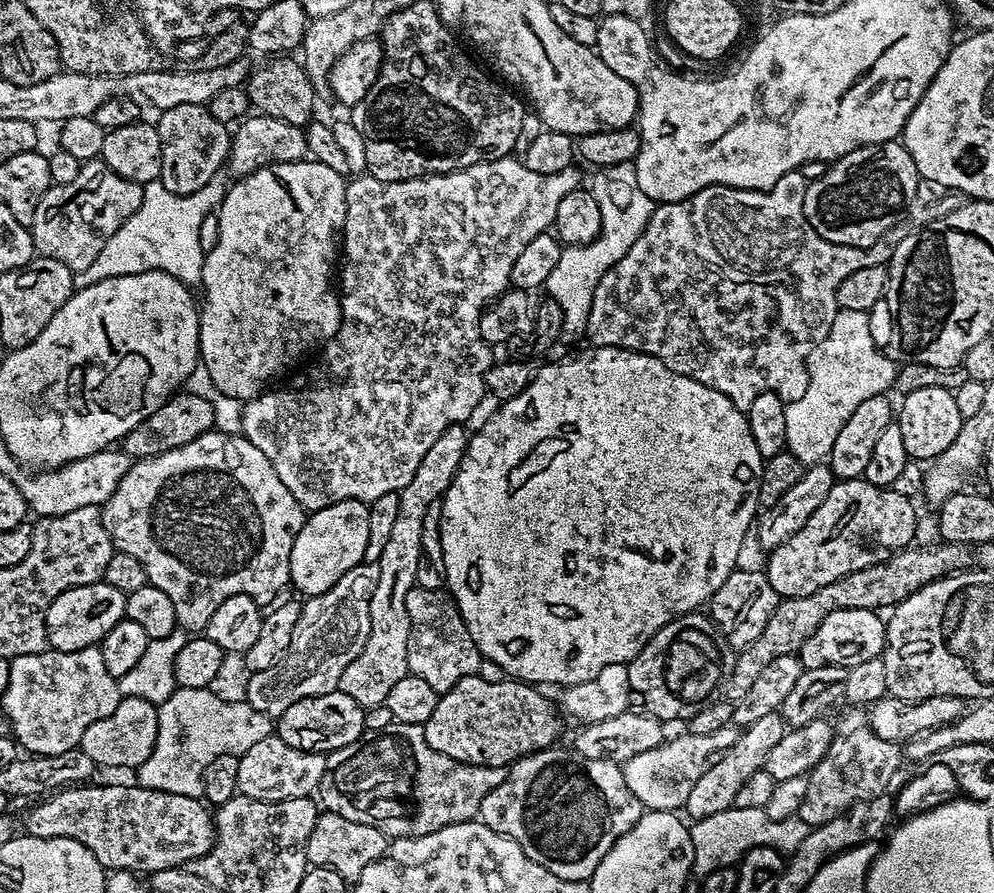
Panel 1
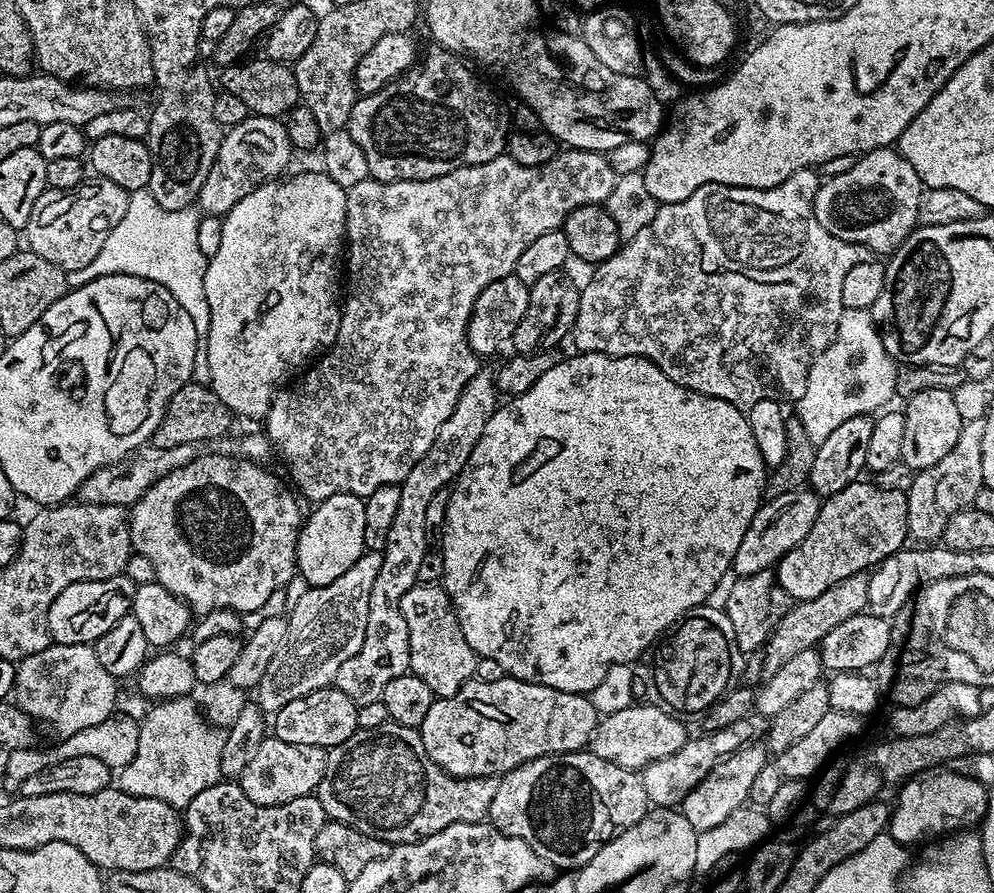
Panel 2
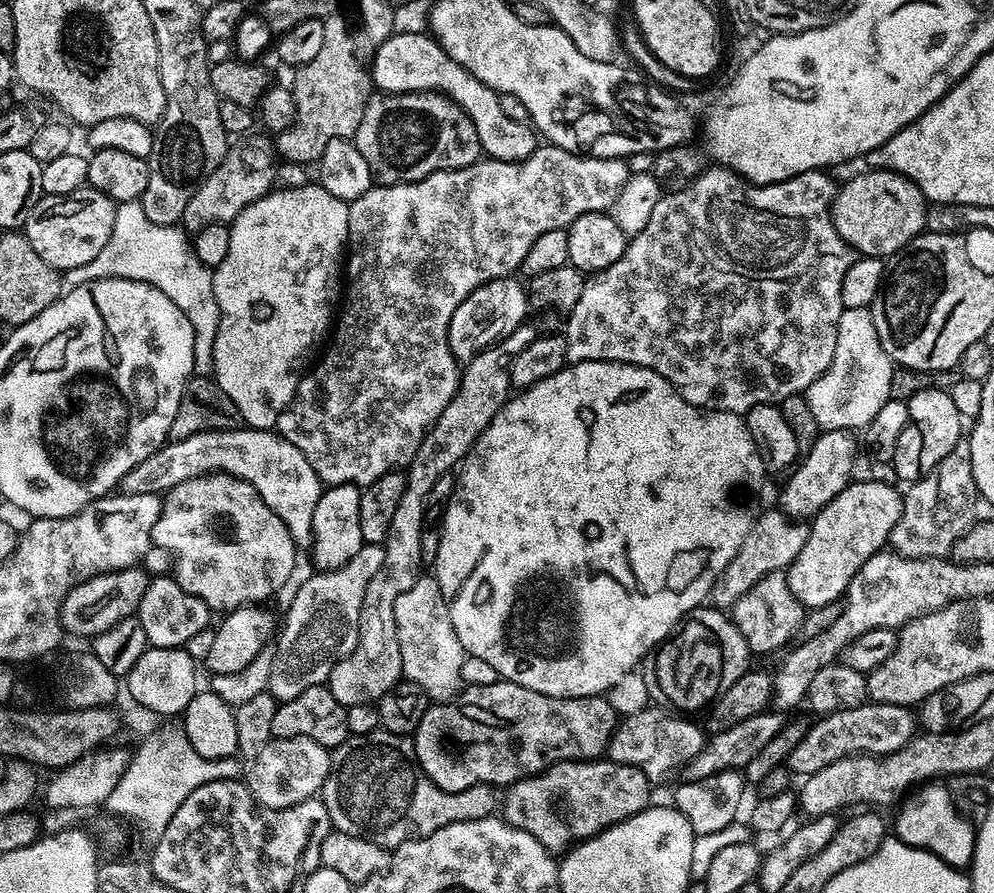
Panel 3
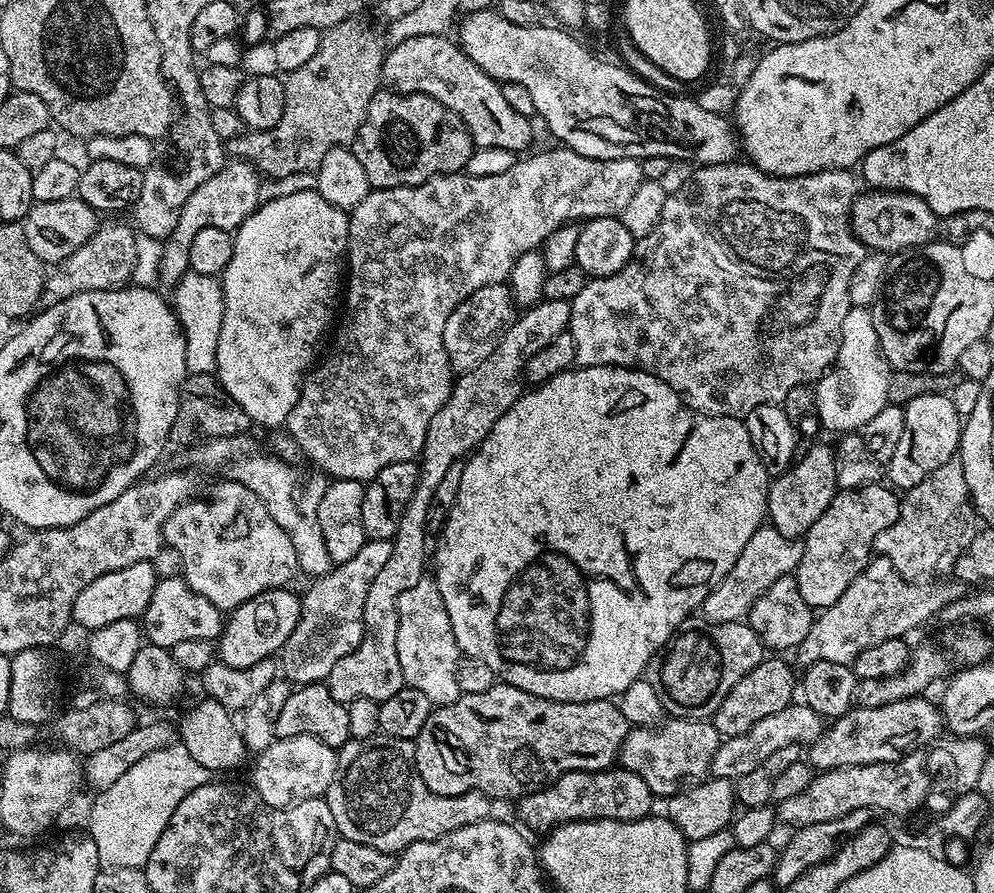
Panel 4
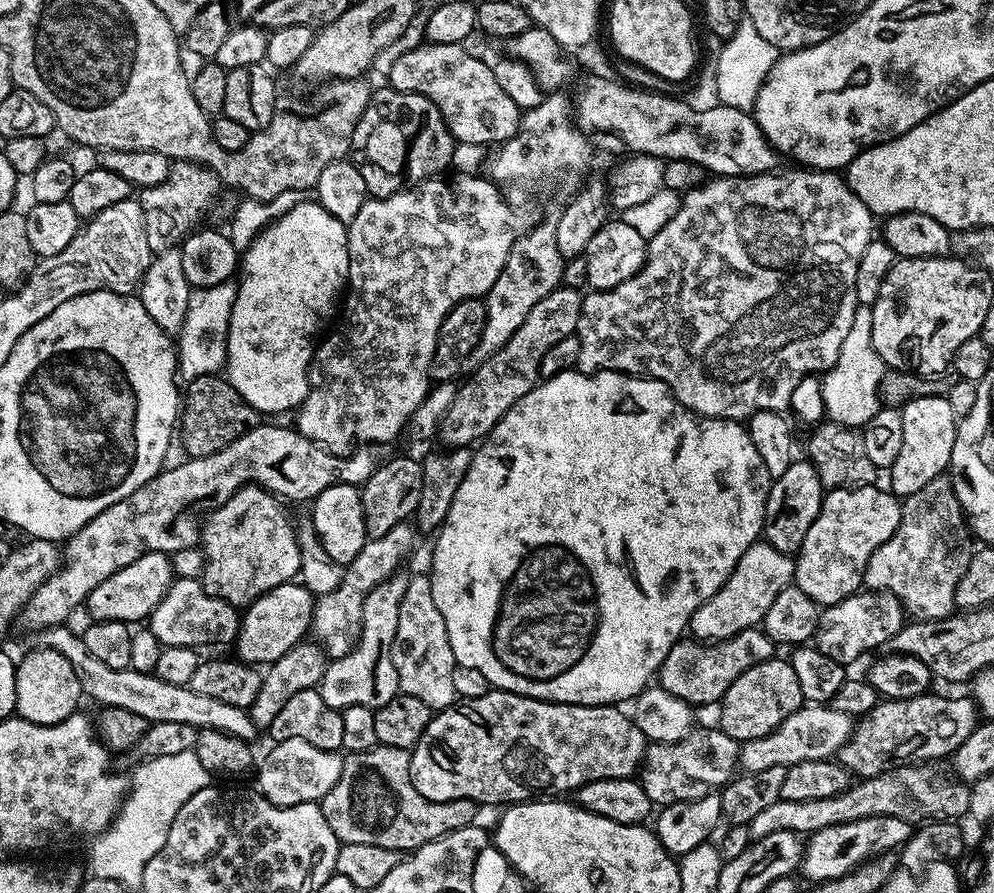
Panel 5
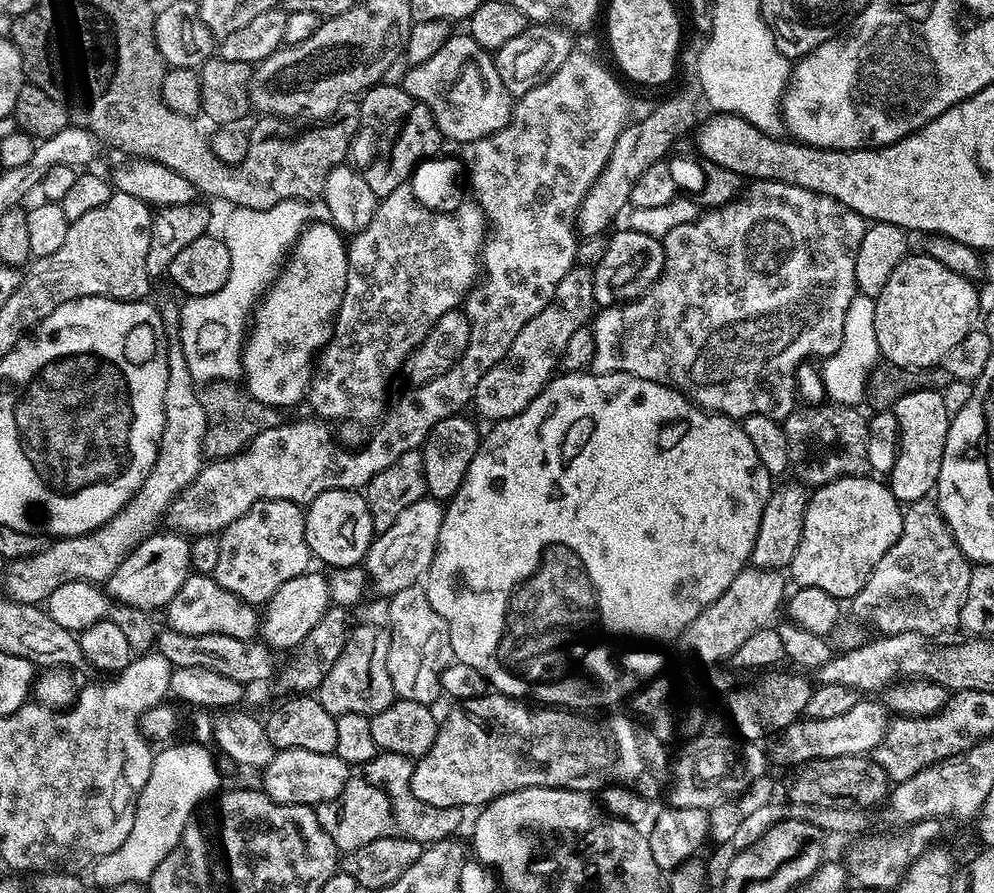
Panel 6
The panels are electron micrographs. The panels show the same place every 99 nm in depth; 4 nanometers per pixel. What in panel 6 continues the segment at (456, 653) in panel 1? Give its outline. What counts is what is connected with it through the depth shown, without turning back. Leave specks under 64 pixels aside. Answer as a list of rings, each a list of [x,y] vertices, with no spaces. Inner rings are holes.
[[[420,582],[406,586],[406,590],[398,590],[387,604],[390,654],[386,654],[386,670],[390,670],[392,691],[402,700],[435,705],[435,700],[442,696],[442,670],[454,662],[446,618],[442,618],[442,614],[430,606],[430,598]]]

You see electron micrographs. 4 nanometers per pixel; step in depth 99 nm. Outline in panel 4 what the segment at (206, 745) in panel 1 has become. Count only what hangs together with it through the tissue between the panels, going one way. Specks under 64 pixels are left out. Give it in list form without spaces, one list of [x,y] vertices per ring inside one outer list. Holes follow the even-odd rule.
[[[181,742],[166,746],[162,750],[154,750],[154,754],[146,754],[146,758],[134,762],[134,766],[130,766],[130,770],[126,770],[126,774],[122,774],[122,778],[114,782],[114,786],[110,786],[95,797],[97,800],[93,802],[92,809],[88,812],[86,832],[92,837],[94,846],[98,846],[101,865],[105,869],[116,867],[143,869],[150,858],[150,850],[154,850],[158,838],[162,838],[162,830],[166,830],[170,814],[174,814],[178,802],[182,802],[186,794],[198,790],[198,786],[209,783],[209,780],[209,770],[205,766],[200,766]]]

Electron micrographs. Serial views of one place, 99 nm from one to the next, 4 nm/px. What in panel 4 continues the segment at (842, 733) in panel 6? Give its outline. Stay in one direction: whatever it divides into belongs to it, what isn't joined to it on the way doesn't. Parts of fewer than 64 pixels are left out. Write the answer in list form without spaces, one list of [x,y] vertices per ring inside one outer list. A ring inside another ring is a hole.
[[[793,702],[776,714],[762,718],[760,722],[755,722],[750,730],[738,734],[736,737],[721,739],[718,750],[712,759],[711,775],[717,780],[730,780],[735,782],[742,778],[742,774],[751,774],[758,765],[766,762],[770,754],[775,754],[782,750],[782,746],[794,746],[799,744],[807,746],[819,738],[824,733],[826,727],[825,717],[820,716],[810,706],[803,702]]]

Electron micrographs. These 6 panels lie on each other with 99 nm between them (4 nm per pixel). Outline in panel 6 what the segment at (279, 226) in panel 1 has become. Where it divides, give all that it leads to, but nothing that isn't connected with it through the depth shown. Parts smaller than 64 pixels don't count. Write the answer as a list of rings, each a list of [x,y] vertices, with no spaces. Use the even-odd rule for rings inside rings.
[[[331,222],[309,223],[297,236],[286,263],[279,269],[250,316],[250,331],[242,353],[242,380],[246,391],[258,398],[258,402],[287,410],[307,397],[308,385],[312,383],[314,375],[314,361],[336,326],[336,315],[340,313],[347,277],[348,244],[340,229]]]

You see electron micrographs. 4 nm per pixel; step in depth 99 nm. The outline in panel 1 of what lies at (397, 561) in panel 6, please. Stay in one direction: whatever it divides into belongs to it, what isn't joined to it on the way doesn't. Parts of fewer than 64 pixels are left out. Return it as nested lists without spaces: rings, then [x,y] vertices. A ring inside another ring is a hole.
[[[379,564],[354,566],[330,590],[303,601],[298,626],[288,653],[270,670],[251,673],[247,701],[254,710],[273,718],[282,714],[286,706],[294,706],[302,698],[314,698],[339,689],[342,670],[362,654],[370,634],[370,598],[378,582]]]

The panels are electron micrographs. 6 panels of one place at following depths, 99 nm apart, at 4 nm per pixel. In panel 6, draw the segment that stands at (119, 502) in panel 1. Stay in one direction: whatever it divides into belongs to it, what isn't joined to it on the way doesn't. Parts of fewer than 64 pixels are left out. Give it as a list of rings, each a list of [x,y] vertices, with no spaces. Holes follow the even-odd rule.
[[[259,500],[219,533],[220,553],[215,580],[247,604],[267,605],[278,586],[309,571],[310,553],[304,525],[305,509],[293,500]]]

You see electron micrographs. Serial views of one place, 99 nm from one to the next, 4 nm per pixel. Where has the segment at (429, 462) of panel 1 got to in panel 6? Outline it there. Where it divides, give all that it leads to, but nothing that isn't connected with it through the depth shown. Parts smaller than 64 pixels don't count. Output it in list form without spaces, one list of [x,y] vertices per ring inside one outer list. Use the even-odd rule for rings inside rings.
[[[573,266],[558,282],[554,290],[554,298],[518,330],[518,338],[514,338],[514,346],[486,374],[482,374],[482,382],[478,382],[476,393],[472,395],[471,407],[487,422],[505,420],[518,414],[541,390],[553,379],[557,371],[562,350],[566,350],[566,342],[570,342],[570,334],[574,330],[585,327],[593,319],[594,286],[592,272],[589,269]],[[383,623],[360,624],[351,629],[348,640],[344,644],[342,654],[338,654],[338,662],[330,666],[318,689],[318,699],[326,710],[334,717],[342,714],[362,714],[371,717],[394,699],[390,670],[386,670],[386,654],[390,654],[390,634]]]

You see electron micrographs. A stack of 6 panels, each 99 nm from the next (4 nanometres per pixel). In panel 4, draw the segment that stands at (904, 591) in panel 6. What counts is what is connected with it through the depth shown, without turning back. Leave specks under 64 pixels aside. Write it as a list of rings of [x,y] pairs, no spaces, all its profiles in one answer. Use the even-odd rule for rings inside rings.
[[[959,458],[946,462],[946,466],[938,466],[930,478],[926,478],[918,486],[907,489],[899,497],[900,517],[890,527],[882,530],[878,538],[874,538],[873,549],[879,555],[890,558],[894,570],[902,578],[913,582],[928,582],[933,578],[944,578],[951,573],[953,566],[962,558],[962,550],[974,542],[978,531],[978,513],[976,505],[972,503],[972,495],[966,486],[966,470]]]

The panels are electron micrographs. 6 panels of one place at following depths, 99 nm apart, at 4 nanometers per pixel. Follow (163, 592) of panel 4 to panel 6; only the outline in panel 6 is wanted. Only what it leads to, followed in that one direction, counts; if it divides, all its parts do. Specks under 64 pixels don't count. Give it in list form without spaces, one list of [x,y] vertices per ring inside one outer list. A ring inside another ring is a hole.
[[[195,574],[182,582],[178,594],[166,605],[167,612],[167,627],[178,634],[226,634],[230,638],[250,640],[257,635],[262,623],[257,609],[238,598],[238,594],[230,594],[230,590],[223,588],[212,576]]]

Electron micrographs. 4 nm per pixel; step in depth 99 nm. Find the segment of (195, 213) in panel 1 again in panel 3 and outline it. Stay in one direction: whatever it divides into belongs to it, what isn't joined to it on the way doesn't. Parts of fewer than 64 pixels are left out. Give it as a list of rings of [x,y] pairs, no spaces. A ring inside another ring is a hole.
[[[131,200],[117,204],[114,230],[106,246],[98,250],[98,258],[86,262],[86,266],[67,269],[63,273],[62,284],[65,289],[70,289],[91,280],[117,276],[123,280],[141,280],[162,290],[162,294],[170,297],[174,306],[190,318],[190,326],[194,326],[194,358],[201,368],[201,375],[212,376],[214,338],[220,321],[218,302],[212,293],[212,274],[213,269],[198,262],[198,254],[194,254],[189,233],[183,227],[150,222],[143,203]]]

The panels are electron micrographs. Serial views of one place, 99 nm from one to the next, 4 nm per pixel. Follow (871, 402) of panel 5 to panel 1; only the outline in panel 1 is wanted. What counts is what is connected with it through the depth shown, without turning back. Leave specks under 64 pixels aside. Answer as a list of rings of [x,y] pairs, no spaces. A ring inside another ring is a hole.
[[[839,309],[830,326],[830,334],[814,346],[808,356],[808,385],[802,398],[787,401],[786,450],[803,464],[811,466],[827,461],[832,455],[834,438],[846,426],[850,414],[866,398],[887,393],[895,385],[897,361],[880,352],[872,333],[872,319],[862,310]]]

